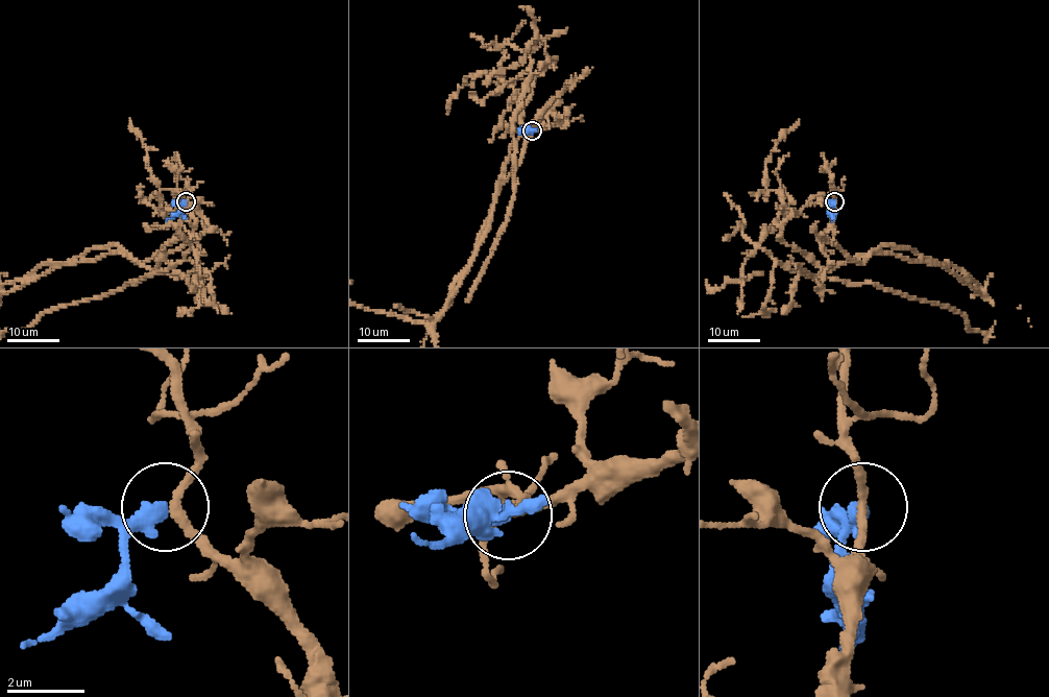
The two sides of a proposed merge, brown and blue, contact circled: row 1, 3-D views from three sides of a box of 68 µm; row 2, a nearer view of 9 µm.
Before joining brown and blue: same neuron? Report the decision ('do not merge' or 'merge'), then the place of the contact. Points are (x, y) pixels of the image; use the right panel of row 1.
merge | (834, 201)

